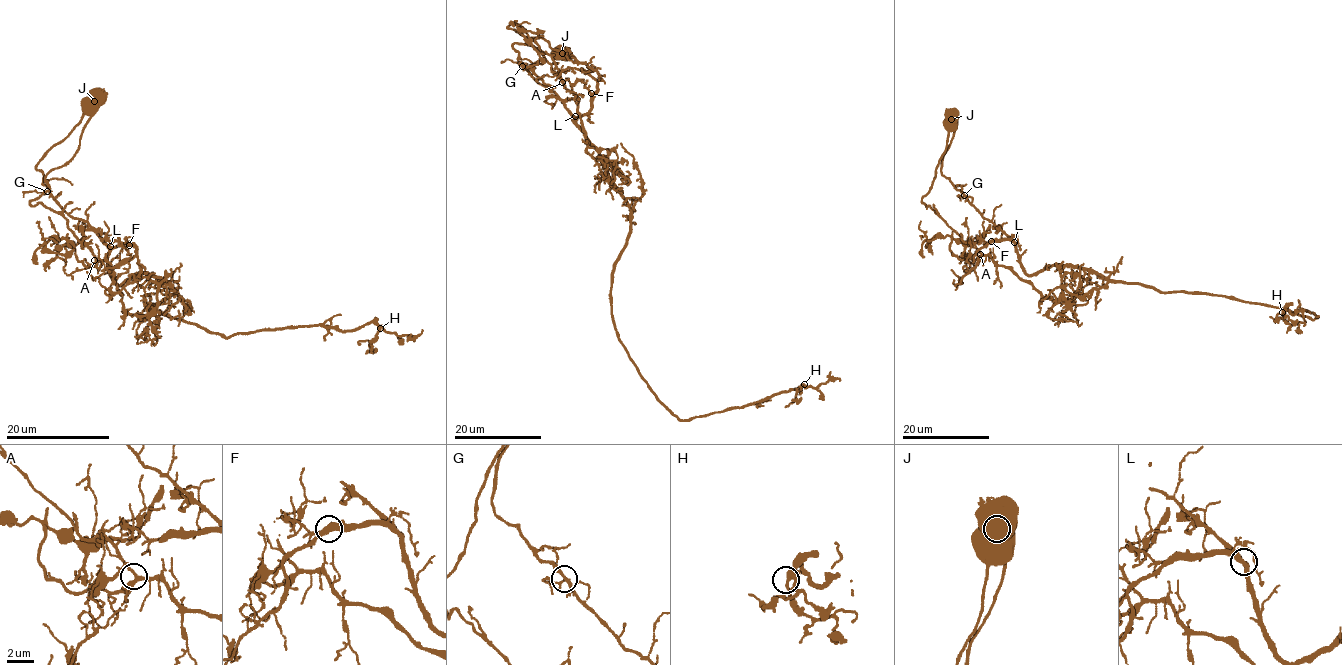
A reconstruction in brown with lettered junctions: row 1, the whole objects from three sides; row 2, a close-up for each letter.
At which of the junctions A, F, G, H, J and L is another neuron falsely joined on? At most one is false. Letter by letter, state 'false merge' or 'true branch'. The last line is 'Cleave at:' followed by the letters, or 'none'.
A: true branch
F: true branch
G: true branch
H: true branch
J: false merge
L: true branch
Cleave at: J

